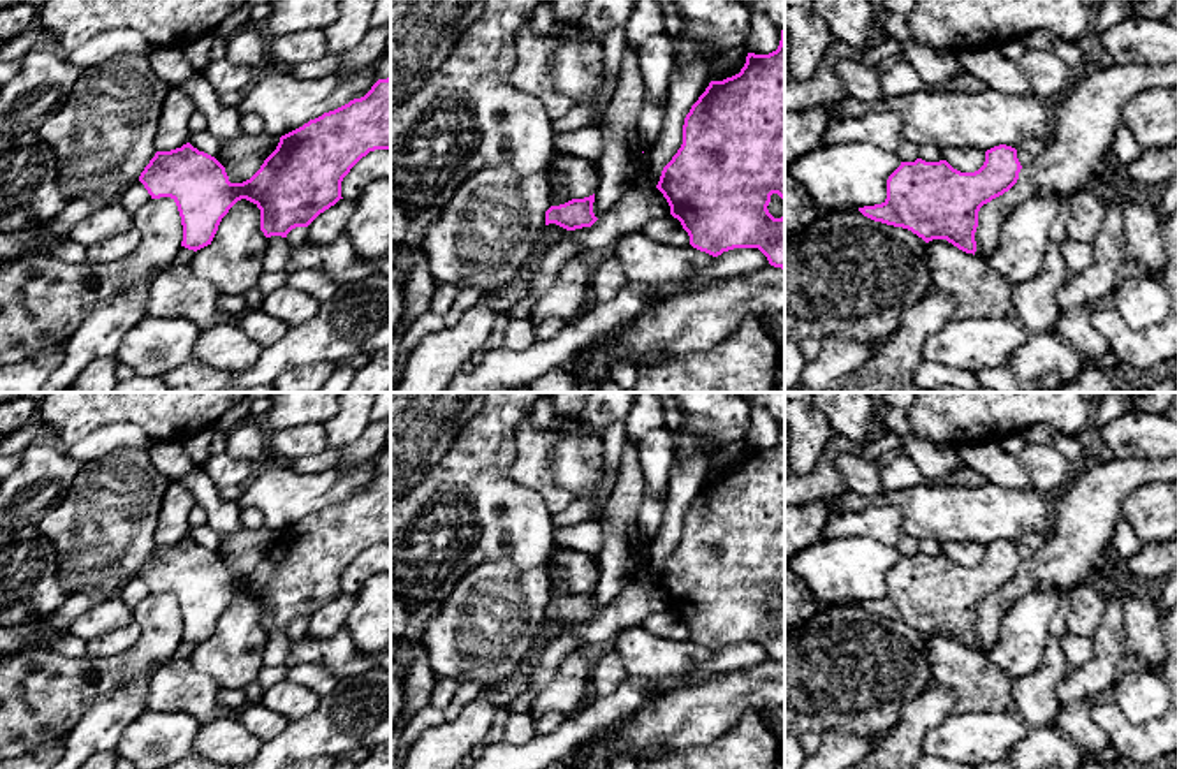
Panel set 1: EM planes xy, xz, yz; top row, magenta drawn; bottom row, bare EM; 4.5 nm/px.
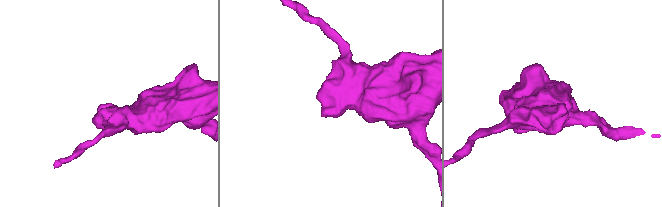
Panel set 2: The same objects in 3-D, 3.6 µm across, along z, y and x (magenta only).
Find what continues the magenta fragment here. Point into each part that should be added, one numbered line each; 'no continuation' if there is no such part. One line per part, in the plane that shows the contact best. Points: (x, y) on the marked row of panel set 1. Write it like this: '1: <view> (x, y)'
no continuation

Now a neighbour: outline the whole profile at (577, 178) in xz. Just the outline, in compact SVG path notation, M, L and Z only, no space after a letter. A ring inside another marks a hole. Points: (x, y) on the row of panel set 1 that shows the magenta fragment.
M565 157L559 162L549 162L547 167L551 194L563 192L570 199L584 199L596 192L598 188L598 167L595 162Z

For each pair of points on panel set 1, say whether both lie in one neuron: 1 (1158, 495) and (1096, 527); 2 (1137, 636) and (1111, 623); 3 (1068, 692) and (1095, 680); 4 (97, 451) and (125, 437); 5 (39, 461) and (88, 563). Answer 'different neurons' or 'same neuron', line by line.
1: different neurons
2: different neurons
3: same neuron
4: same neuron
5: different neurons

